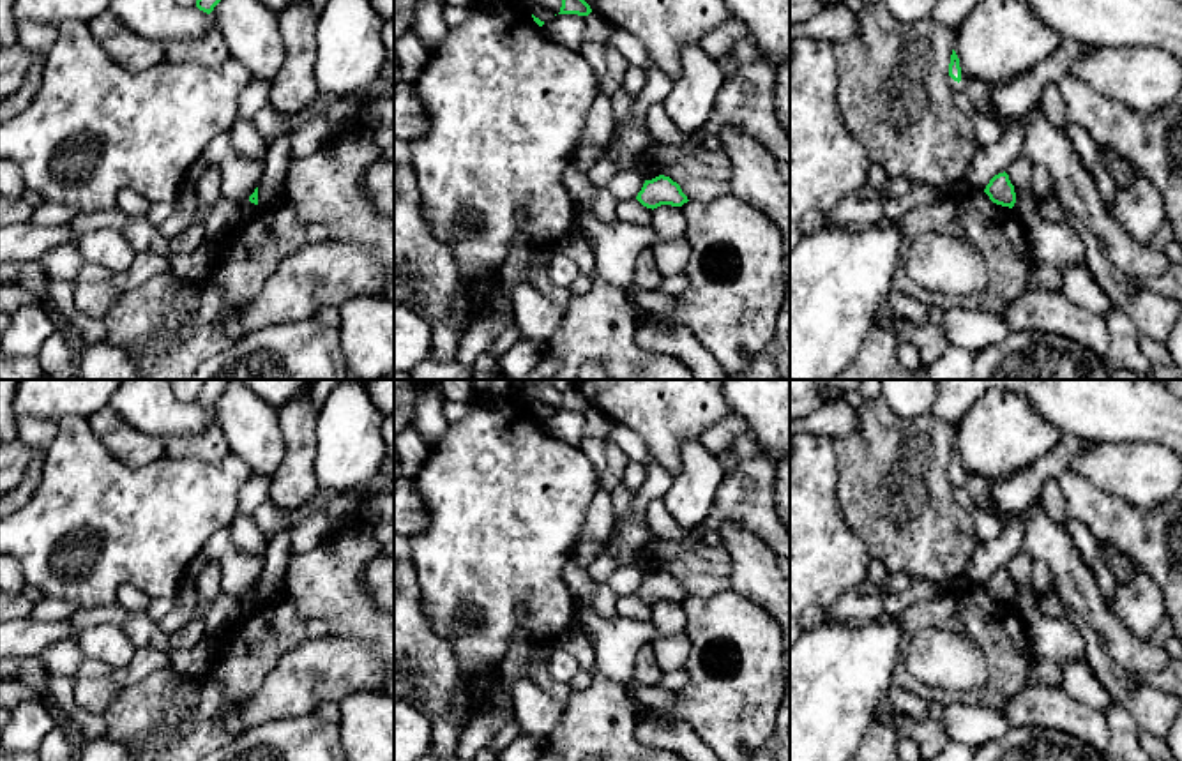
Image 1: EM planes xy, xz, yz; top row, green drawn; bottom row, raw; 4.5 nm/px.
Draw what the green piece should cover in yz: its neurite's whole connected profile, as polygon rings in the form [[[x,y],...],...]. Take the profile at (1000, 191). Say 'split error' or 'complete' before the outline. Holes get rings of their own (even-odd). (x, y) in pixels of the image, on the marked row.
complete; [[[1005,171],[995,175],[986,185],[984,192],[996,205],[1012,208],[1016,203],[1014,185],[1011,184],[1009,175]]]

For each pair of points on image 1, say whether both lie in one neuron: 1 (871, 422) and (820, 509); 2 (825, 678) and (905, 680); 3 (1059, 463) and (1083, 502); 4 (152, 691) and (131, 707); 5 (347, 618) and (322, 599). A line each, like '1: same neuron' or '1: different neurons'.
1: different neurons
2: different neurons
3: different neurons
4: same neuron
5: same neuron

